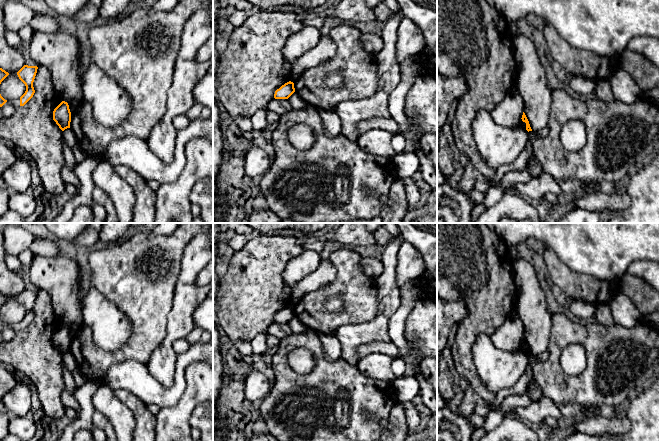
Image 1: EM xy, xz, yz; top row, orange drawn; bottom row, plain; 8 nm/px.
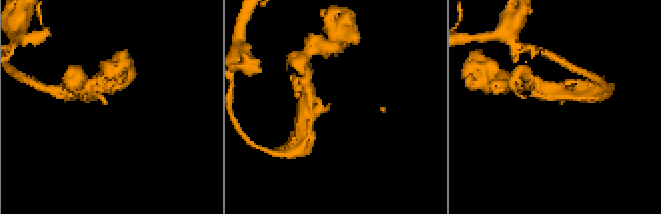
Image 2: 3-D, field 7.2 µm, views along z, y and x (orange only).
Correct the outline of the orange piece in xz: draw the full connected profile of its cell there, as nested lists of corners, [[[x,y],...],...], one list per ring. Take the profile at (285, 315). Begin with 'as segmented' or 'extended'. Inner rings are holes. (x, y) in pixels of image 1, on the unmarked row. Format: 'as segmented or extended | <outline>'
as segmented | [[[289,305],[275,315],[275,323],[288,323],[295,316],[294,307]]]

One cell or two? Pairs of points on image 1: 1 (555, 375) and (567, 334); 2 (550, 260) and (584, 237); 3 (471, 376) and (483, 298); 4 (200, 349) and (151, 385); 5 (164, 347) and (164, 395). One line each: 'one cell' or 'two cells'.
1: one cell
2: two cells
3: one cell
4: one cell
5: two cells

